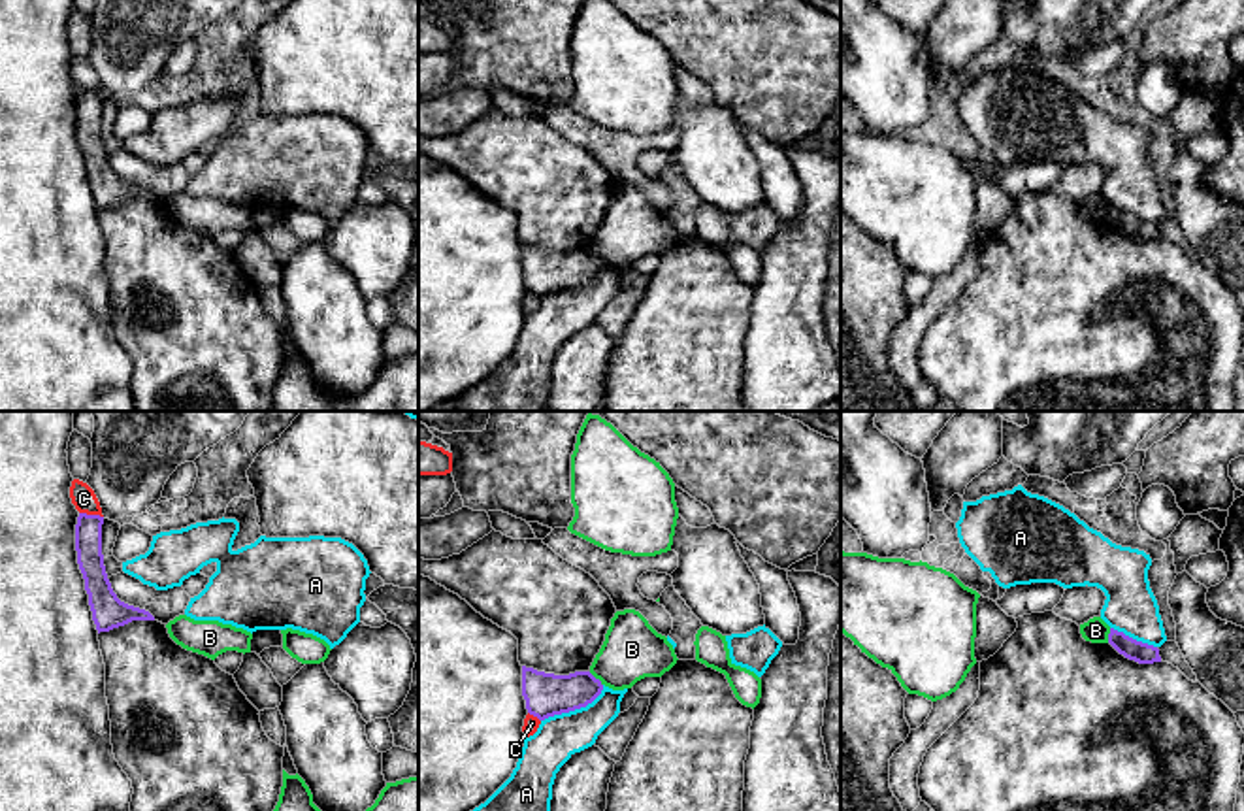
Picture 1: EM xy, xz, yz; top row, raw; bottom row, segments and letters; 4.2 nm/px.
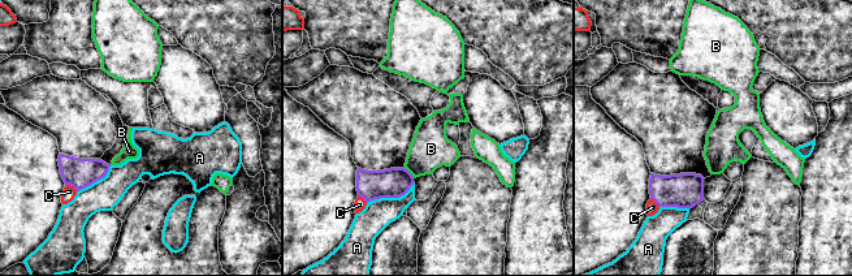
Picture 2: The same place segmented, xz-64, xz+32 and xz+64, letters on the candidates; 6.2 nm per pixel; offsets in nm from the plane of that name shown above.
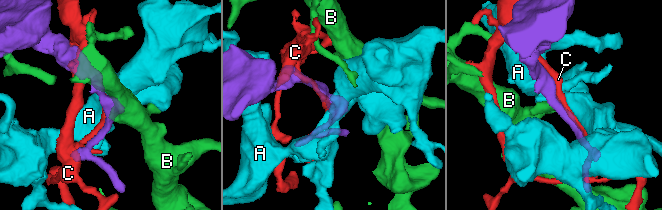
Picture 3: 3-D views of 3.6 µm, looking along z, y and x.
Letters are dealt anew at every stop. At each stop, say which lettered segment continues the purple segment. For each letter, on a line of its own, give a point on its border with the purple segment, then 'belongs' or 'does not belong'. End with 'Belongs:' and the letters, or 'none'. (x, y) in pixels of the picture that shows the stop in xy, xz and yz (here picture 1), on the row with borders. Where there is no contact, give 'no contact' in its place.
A: xz (573, 710) | does not belong
B: xz (594, 678) | does not belong
C: xy (91, 515) | does not belong
Belongs: none

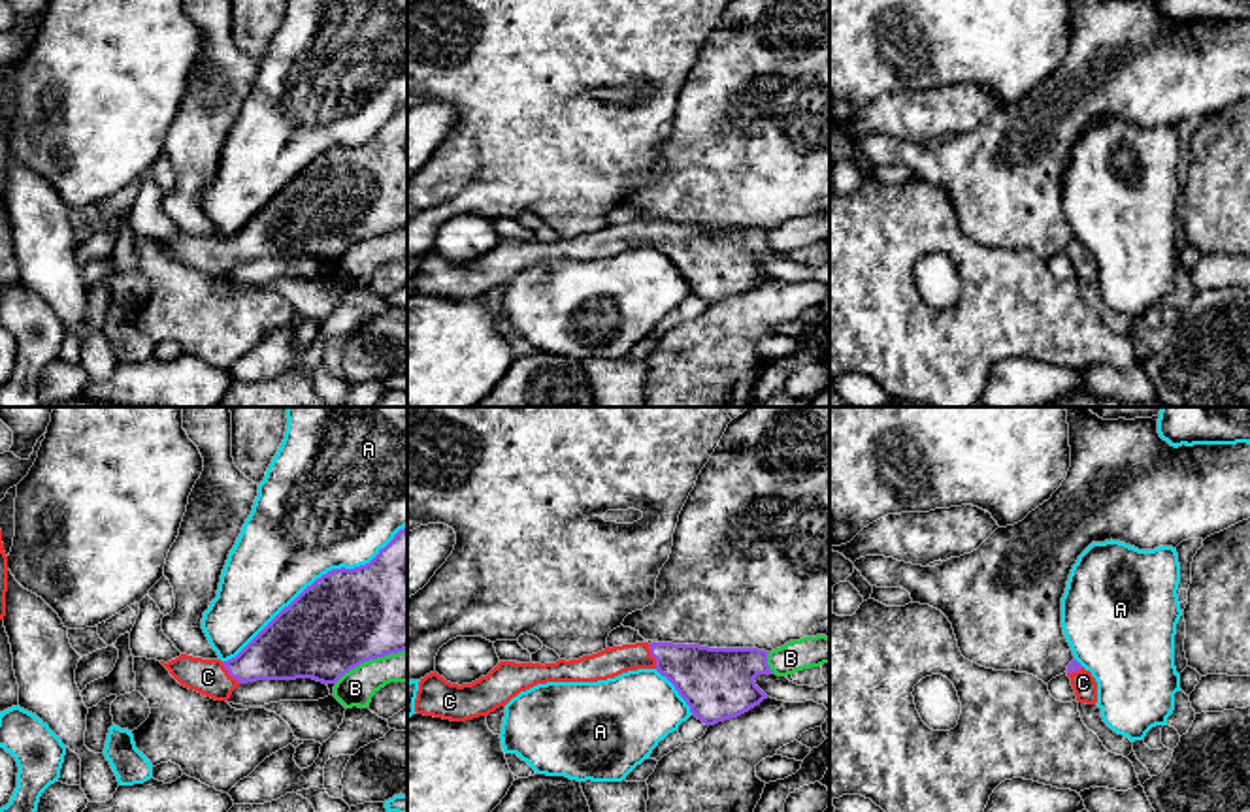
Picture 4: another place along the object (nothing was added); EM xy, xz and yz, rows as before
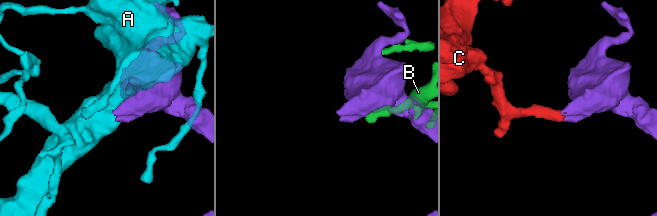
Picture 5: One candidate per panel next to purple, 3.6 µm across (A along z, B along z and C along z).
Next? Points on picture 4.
A: xy (315, 581) | does not belong
B: xy (370, 658) | does not belong
C: xy (229, 673) | belongs
Belongs: C

